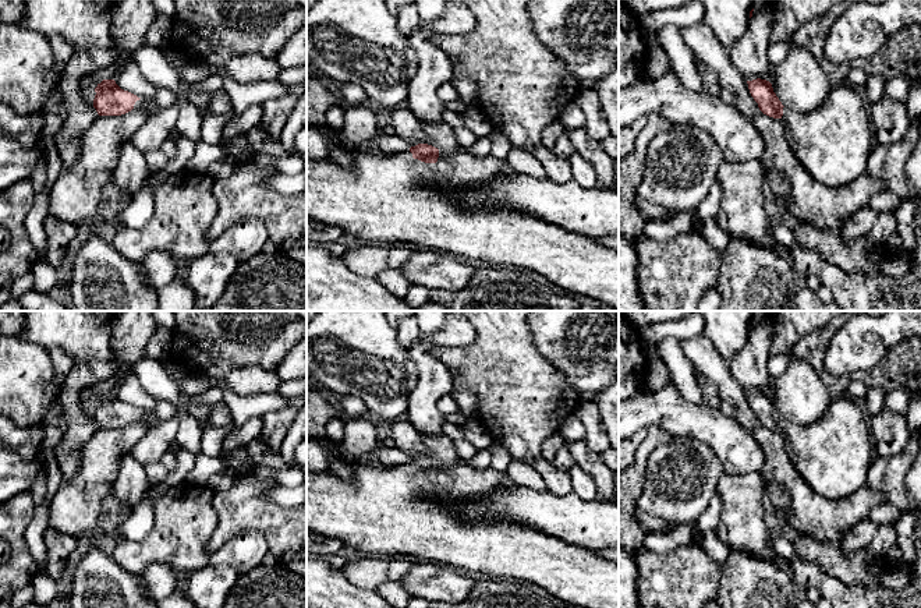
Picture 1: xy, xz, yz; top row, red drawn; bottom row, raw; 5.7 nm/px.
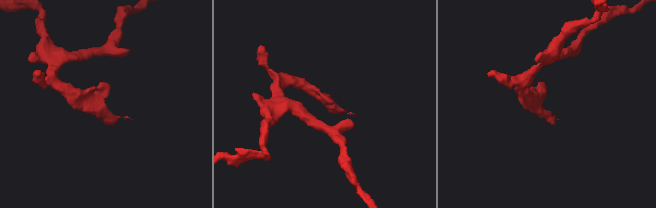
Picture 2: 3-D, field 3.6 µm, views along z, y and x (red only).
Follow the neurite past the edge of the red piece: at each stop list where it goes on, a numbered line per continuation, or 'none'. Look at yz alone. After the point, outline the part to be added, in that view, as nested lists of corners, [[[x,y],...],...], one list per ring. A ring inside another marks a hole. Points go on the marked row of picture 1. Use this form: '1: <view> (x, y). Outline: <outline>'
1: yz (833, 142). Outline: [[[832,86],[825,102],[810,113],[783,107],[780,120],[790,149],[816,181],[844,187],[867,173],[872,126],[854,86]]]

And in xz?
1: xz (382, 200). Outline: [[[457,149],[451,153],[439,153],[436,163],[425,163],[412,158],[410,151],[383,156],[378,152],[354,151],[354,166],[340,167],[327,160],[307,158],[307,220],[320,222],[326,226],[340,227],[344,234],[364,244],[393,245],[396,243],[412,243],[431,251],[443,251],[454,257],[485,261],[492,266],[525,268],[542,275],[550,283],[564,289],[574,297],[591,297],[619,311],[619,252],[602,245],[596,238],[570,233],[543,219],[509,208],[479,212],[467,212],[444,198],[444,188],[482,185],[497,174],[511,173],[506,160],[492,155],[477,156],[468,149]]]

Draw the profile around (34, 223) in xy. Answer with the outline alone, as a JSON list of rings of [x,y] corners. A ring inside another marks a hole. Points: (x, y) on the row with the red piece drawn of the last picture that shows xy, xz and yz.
[[[47,152],[43,153],[40,160],[38,162],[32,177],[32,188],[35,192],[33,206],[25,219],[25,229],[29,236],[31,243],[38,251],[39,258],[42,258],[46,252],[46,231],[43,222],[47,218],[47,205],[49,205],[49,194],[46,192],[46,178],[47,178]]]

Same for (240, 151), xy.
[[[240,134],[230,145],[227,159],[233,163],[241,163],[251,159],[256,152],[251,148],[247,134]]]

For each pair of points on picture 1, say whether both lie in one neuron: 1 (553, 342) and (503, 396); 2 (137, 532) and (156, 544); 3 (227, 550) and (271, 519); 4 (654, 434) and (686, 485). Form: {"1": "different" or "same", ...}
{"1": "different", "2": "different", "3": "different", "4": "different"}

